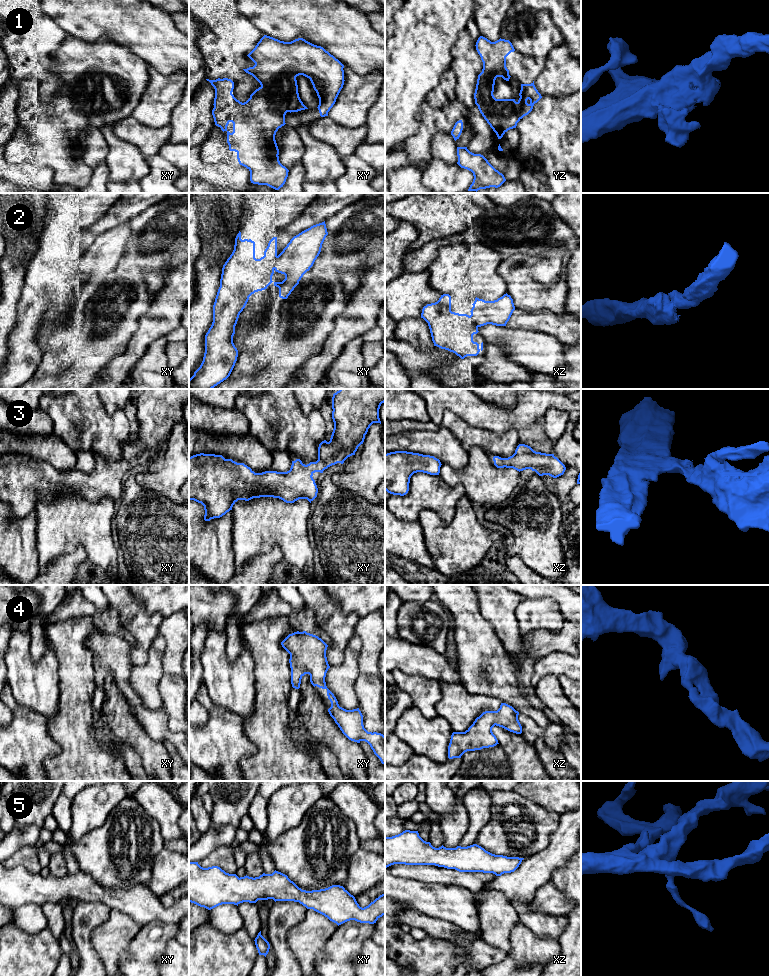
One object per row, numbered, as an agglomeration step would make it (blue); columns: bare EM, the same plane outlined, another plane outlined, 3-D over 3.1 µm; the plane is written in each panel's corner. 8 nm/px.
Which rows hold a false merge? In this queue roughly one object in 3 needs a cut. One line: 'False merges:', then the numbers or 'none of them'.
False merges: none of them

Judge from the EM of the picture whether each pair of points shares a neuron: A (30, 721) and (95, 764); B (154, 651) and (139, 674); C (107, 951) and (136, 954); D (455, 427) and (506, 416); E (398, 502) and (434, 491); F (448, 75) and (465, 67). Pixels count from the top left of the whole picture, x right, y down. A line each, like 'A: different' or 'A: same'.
A: different
B: same
C: different
D: different
E: same
F: different

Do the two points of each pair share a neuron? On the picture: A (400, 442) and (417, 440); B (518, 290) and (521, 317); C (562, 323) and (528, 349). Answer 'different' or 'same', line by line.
A: same
B: different
C: different

